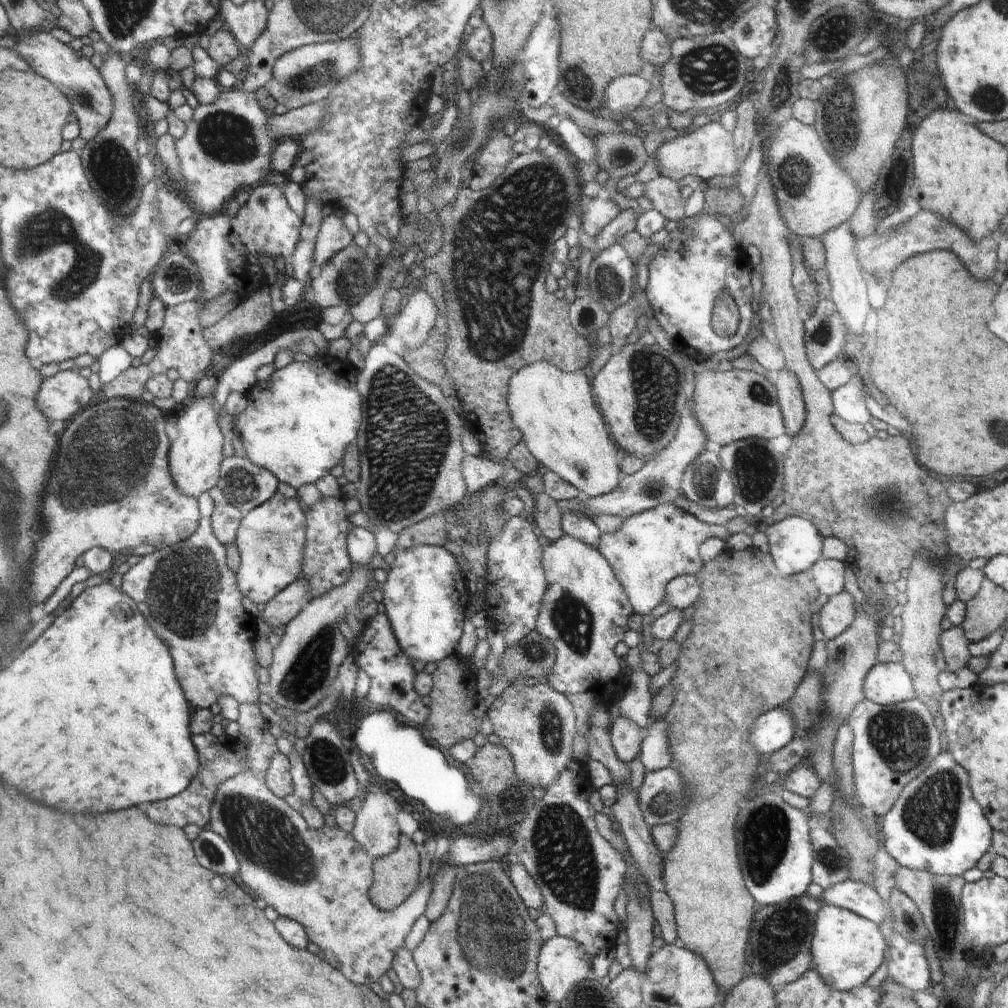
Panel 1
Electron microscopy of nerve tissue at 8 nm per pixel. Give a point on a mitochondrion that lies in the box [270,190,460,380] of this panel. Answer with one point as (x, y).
(350, 273)

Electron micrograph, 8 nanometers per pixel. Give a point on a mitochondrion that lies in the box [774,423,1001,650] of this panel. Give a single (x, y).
(872, 494)

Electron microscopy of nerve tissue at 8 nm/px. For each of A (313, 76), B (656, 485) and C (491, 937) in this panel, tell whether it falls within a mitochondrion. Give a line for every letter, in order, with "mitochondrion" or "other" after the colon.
A: mitochondrion
B: mitochondrion
C: mitochondrion

